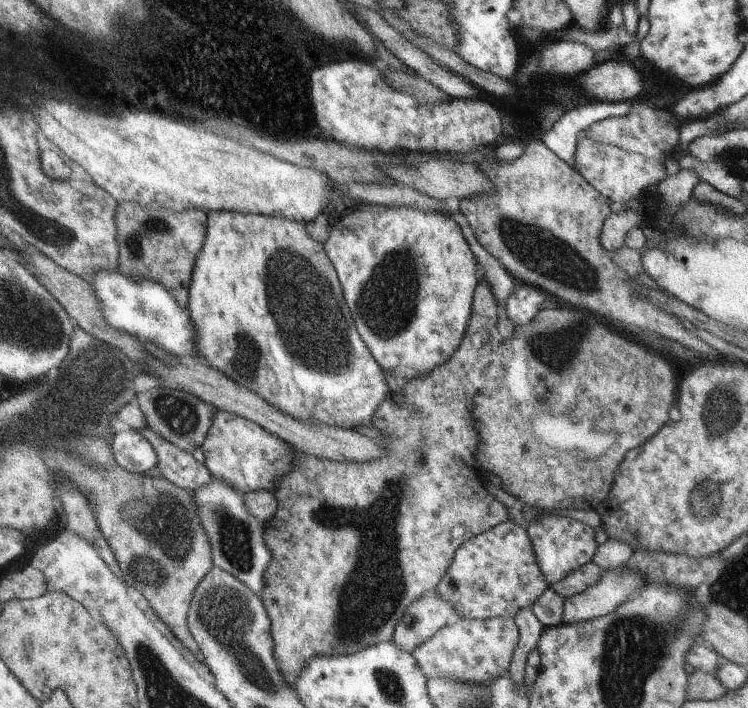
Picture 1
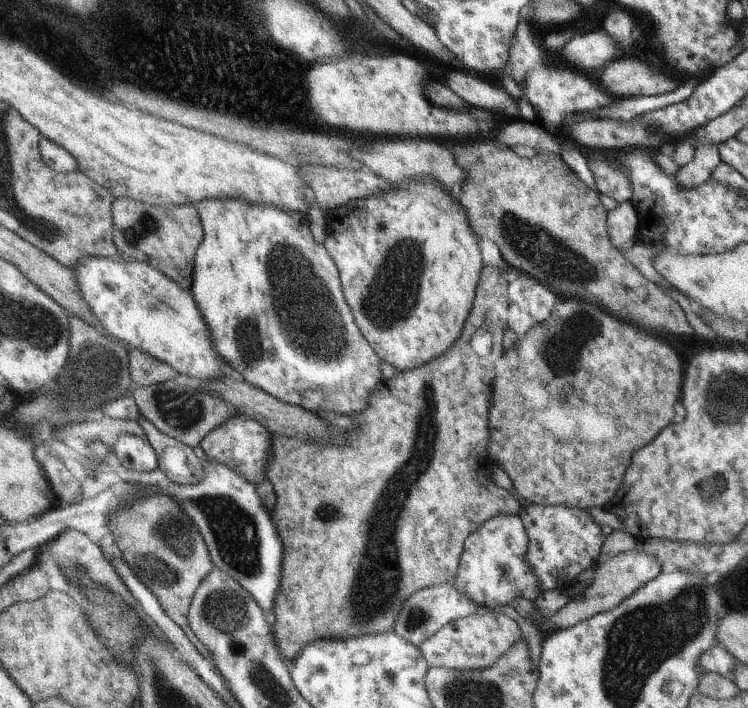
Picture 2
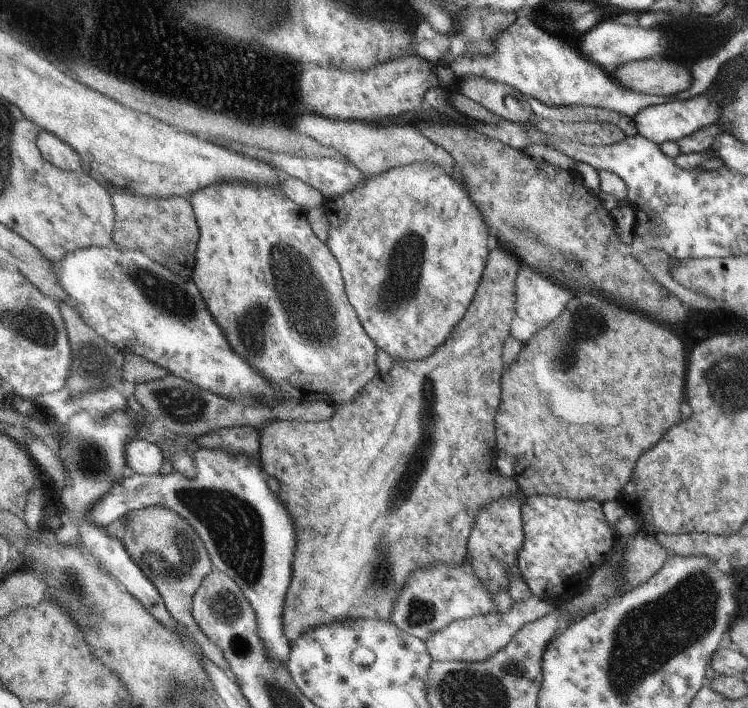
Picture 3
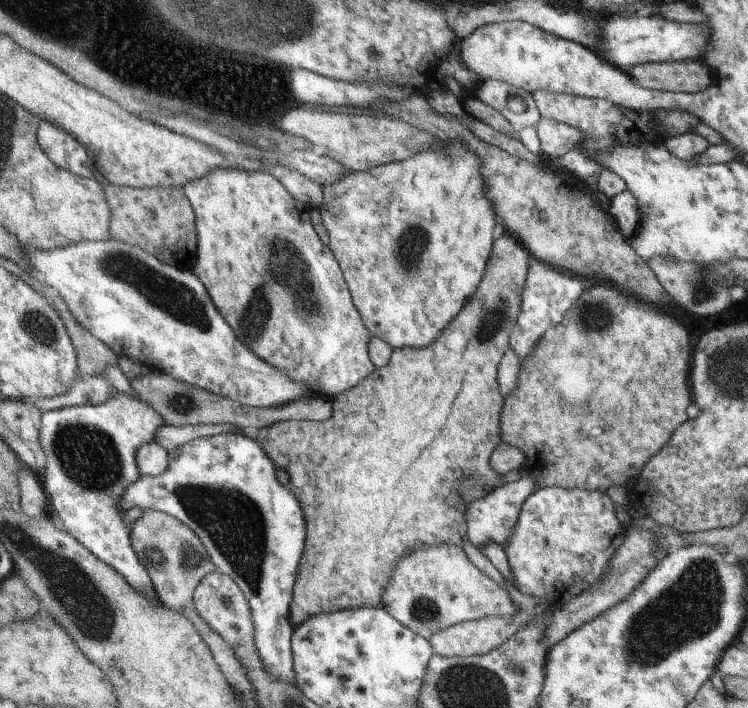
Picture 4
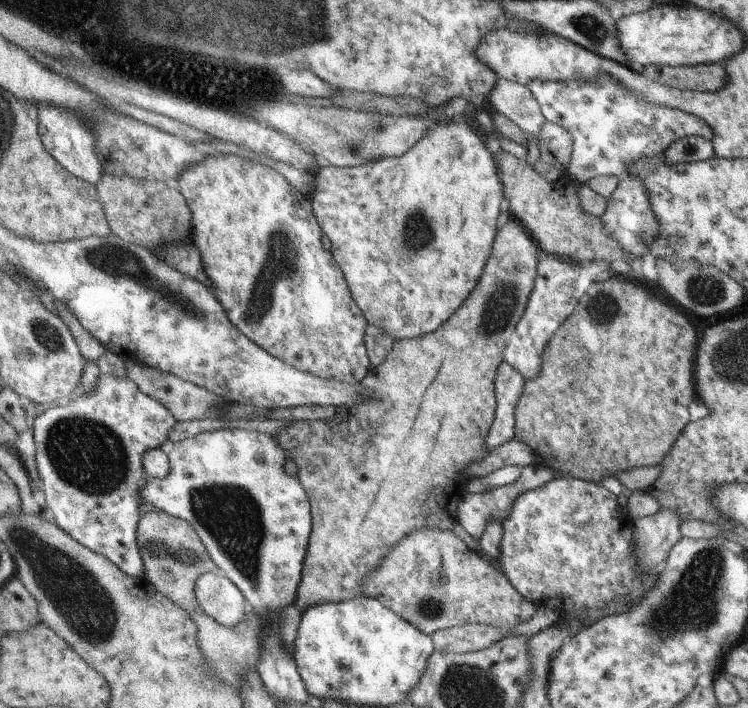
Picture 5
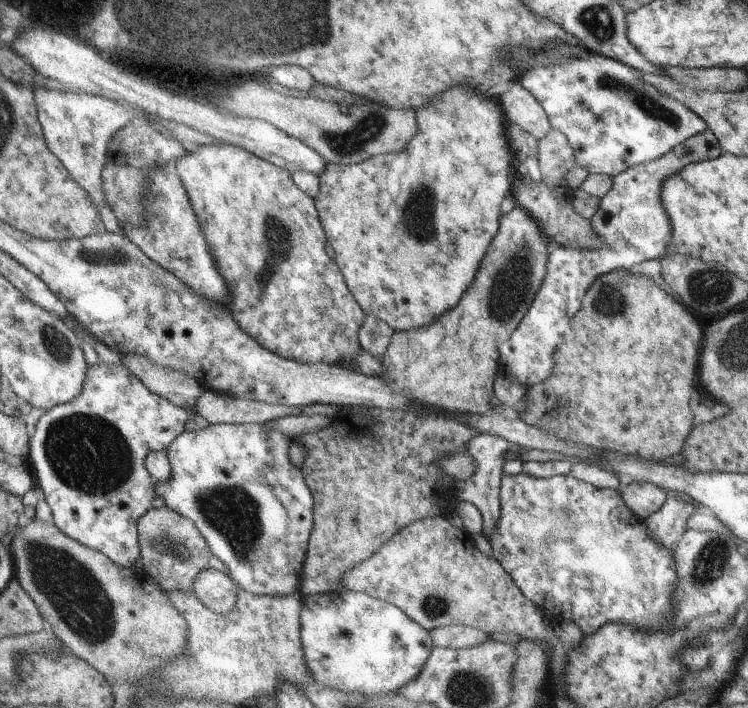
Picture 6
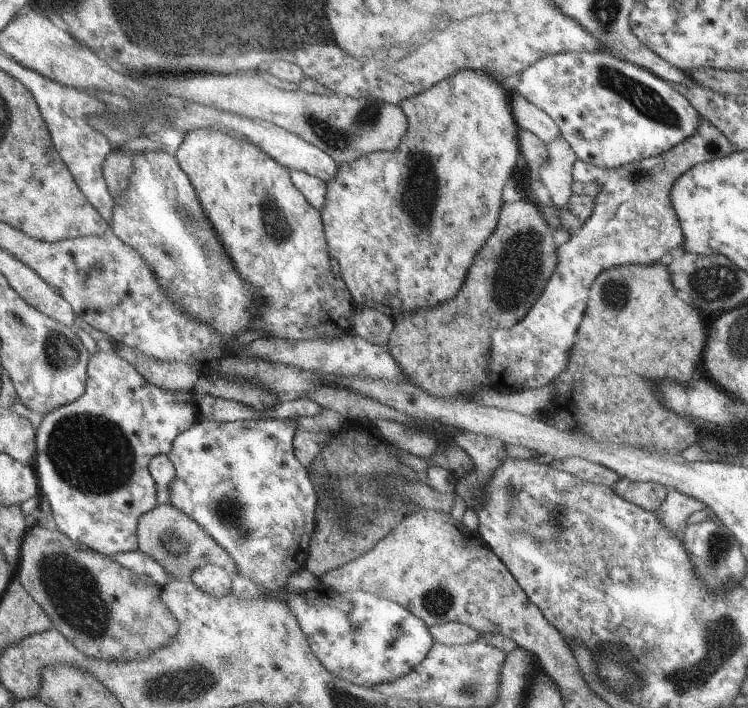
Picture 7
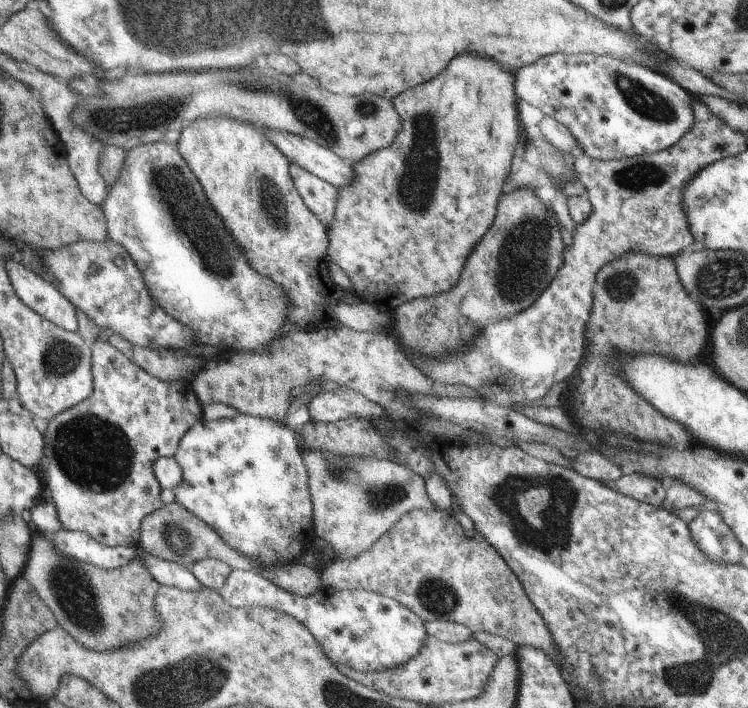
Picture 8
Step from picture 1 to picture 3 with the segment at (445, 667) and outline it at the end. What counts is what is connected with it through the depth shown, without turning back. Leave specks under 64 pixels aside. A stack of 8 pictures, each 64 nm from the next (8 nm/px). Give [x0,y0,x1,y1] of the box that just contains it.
[425,594,555,662]

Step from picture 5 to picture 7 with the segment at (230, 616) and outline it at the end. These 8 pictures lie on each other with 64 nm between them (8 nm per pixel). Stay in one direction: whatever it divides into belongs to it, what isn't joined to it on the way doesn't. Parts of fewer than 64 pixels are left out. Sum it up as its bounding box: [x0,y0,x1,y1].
[191,564,233,597]

